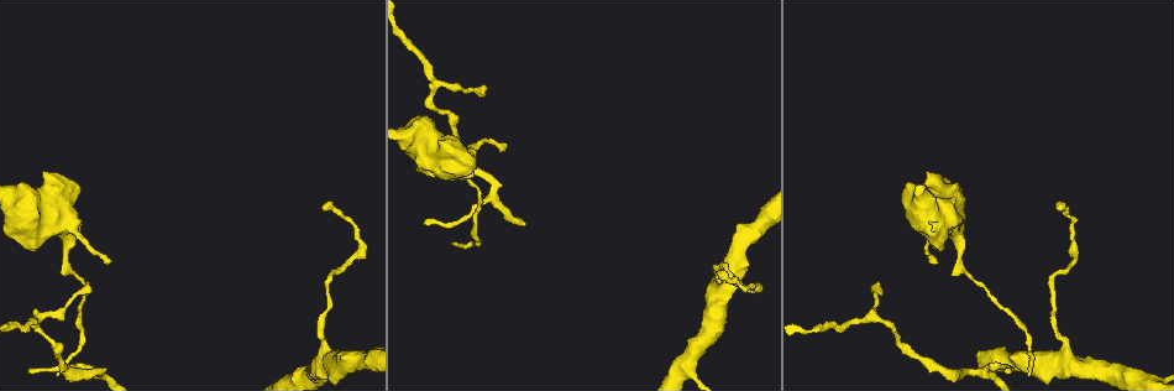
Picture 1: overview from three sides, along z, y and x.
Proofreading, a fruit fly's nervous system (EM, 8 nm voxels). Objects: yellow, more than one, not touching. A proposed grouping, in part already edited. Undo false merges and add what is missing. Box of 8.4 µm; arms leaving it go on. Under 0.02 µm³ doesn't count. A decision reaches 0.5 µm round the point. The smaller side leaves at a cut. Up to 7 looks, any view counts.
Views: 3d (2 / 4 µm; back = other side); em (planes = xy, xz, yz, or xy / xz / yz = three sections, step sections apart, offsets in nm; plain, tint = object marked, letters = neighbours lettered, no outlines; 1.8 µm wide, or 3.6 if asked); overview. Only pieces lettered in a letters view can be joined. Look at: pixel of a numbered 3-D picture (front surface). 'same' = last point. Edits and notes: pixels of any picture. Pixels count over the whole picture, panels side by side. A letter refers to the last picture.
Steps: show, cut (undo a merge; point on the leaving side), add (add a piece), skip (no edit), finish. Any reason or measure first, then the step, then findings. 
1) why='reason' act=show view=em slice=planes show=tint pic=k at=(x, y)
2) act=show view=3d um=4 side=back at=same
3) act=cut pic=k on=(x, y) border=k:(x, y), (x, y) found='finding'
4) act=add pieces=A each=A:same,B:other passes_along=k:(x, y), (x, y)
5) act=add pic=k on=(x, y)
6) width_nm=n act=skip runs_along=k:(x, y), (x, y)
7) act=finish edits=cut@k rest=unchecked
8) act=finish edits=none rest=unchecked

why='thick end' act=show view=em slice=xy step=4 show=letters pic=1 at=(80, 190)

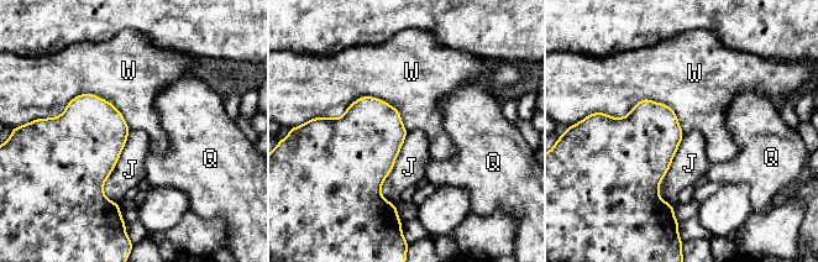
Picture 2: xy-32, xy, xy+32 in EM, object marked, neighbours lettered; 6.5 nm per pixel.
act=show view=em slice=xz step=16 show=letters at=same

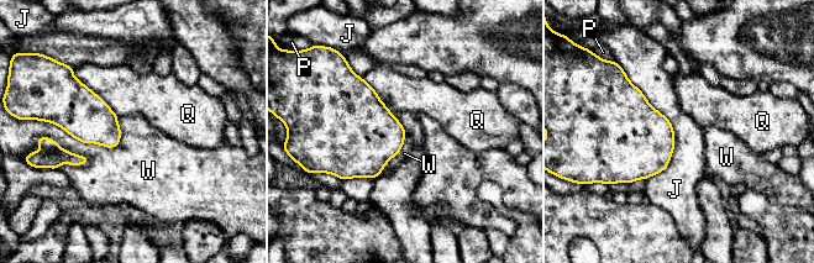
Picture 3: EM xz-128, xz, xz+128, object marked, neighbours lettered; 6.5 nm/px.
act=skip each=J:other,P:other,Q:other,W:other border=3:(624, 72), (673, 129), (646, 179) found='no lettered piece goes on from it'

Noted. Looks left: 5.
why='branch stops here' act=show view=em slice=planes show=plain pic=1 at=(482, 94)

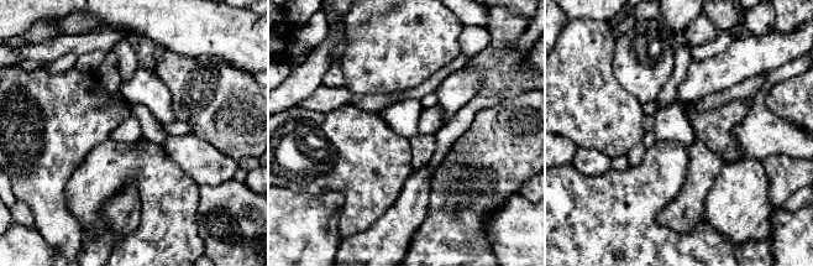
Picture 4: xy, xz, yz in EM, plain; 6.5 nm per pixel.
why='what lies round it' act=show view=em slice=planes show=letters at=same

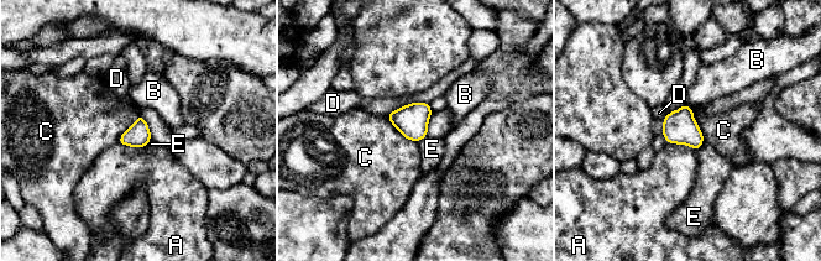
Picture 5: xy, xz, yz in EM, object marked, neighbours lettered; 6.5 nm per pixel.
act=skip each=A:other,B:other,C:other,D:other,E:other border=5:(386, 116), (406, 137), (416, 142) found='none of them fits'

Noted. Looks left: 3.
why='end of a long branch' act=show view=3d um=4 side=back pic=1 at=(717, 272)

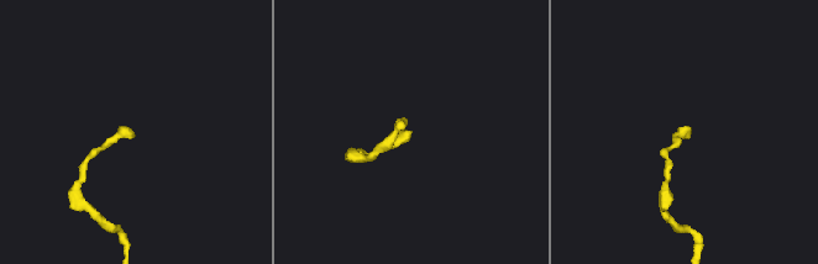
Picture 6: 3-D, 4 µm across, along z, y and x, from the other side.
why='need the tissue' act=show view=em slice=yz step=4 show=tint pic=6 at=(686, 135)

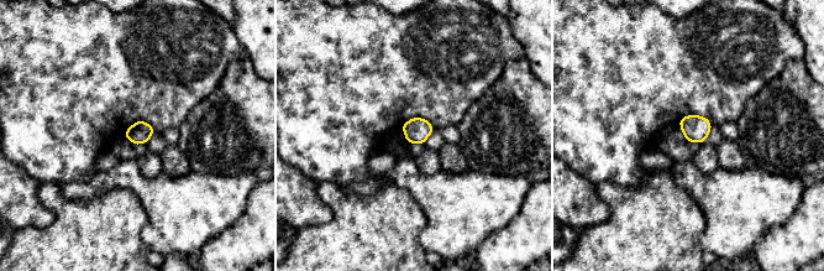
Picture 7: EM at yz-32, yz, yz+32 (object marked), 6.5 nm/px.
act=show view=em slice=planes show=letters at=same

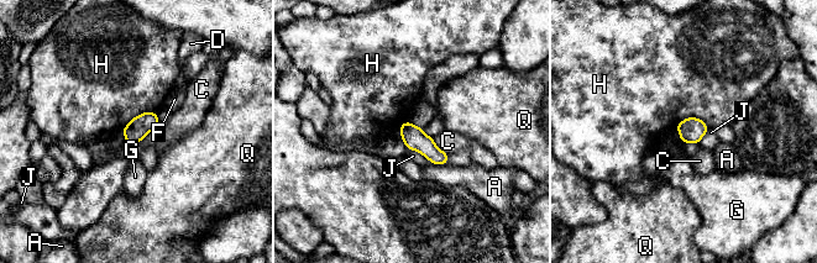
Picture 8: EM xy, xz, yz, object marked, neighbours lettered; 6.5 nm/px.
width_nm=150 longest_contact=H:220nm act=skip each=A:other,C:other,D:other,F:other,G:other,H:other,J:other,Q:other found='none of them fits'

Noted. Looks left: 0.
act=finish edits=none rest=unchecked

